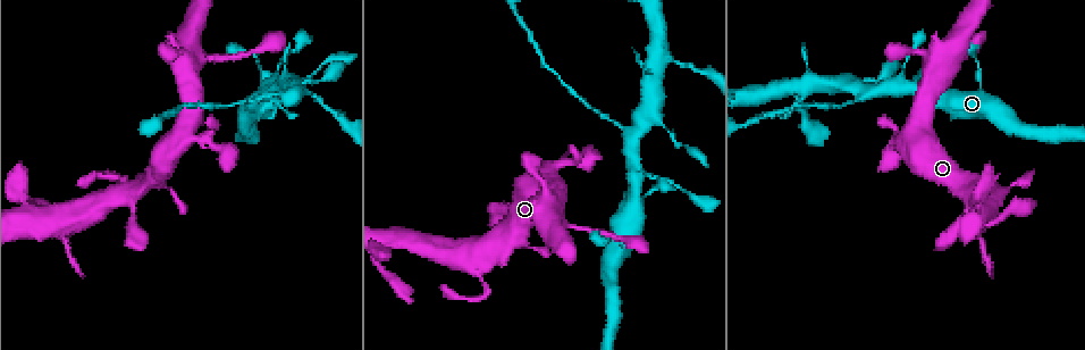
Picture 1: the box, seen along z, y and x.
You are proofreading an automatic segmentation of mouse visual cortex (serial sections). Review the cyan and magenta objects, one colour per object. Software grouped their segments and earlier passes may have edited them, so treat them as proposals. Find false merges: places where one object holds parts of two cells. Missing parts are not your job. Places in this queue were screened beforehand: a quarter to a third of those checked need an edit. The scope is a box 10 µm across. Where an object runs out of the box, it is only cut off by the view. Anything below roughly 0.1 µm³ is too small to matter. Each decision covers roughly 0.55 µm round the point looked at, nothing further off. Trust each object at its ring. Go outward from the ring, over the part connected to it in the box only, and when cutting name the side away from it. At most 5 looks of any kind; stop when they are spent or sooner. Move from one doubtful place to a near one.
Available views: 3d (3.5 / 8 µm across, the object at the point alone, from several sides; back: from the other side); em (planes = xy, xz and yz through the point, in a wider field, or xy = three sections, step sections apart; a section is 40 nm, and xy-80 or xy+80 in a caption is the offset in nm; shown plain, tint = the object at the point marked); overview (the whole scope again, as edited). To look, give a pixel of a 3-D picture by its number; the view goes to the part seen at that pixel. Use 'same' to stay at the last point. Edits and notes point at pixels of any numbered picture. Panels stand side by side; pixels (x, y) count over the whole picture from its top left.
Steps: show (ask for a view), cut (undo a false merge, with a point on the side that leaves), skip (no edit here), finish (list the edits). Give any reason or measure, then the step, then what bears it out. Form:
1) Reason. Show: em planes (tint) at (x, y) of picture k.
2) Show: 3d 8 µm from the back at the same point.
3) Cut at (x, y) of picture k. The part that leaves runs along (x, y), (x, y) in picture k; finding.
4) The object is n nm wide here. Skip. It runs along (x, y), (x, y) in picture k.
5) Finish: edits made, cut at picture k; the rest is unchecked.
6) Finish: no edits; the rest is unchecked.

Calibre changes. Show: 3d 3.5 µm at (610, 121) of picture 1.

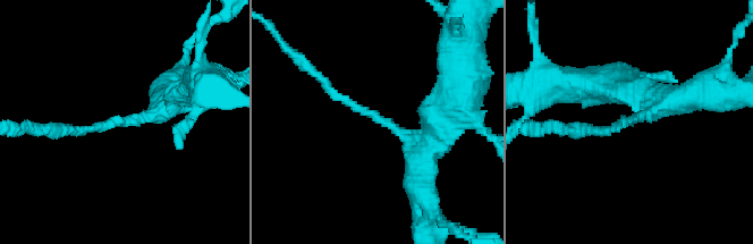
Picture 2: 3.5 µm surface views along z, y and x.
The arms are 150, 350 nm wide; now the EM. Show: em xy step 2 (tint) at (628, 121) of picture 2.

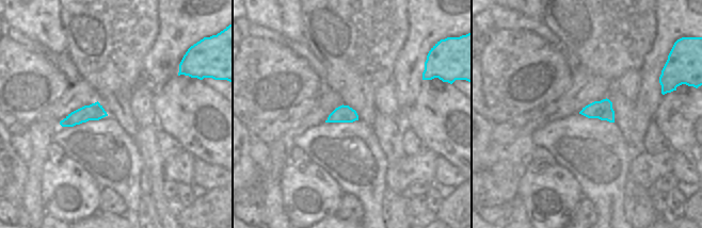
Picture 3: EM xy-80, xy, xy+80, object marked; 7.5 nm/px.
Cut at (333, 93) of picture 2. The part that leaves runs along (366, 111), (341, 100), (282, 44) in picture 2; two cells meet here.

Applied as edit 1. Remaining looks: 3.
Show: overview.

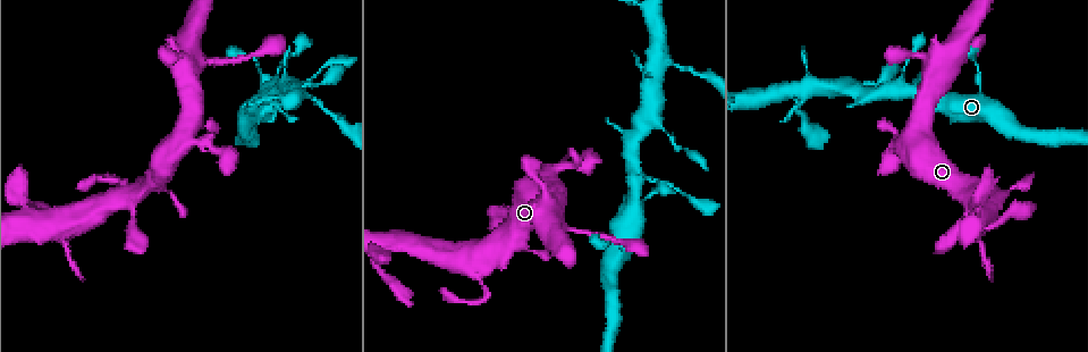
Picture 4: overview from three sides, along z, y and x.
Thin arm on a thick one. Show: 3d 3.5 µm at (656, 63) of picture 4.

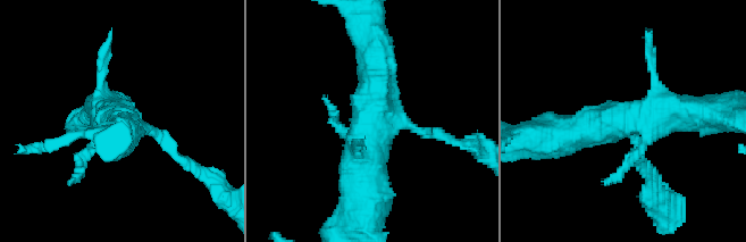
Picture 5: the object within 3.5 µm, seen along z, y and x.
Show: em xy step 1 (tint) at (374, 122) of picture 5.

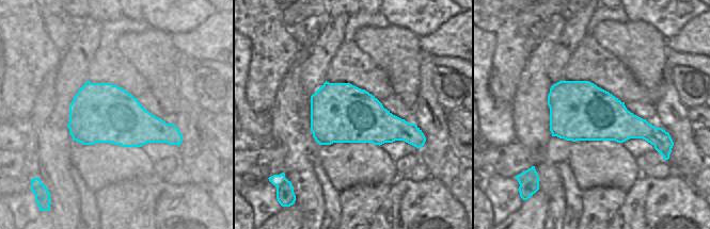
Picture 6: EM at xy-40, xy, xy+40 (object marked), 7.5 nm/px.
Skip. It runs along (698, 114), (617, 118), (559, 135) in picture 5; all the same cell.

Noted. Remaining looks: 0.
Finish: edits made, cut at picture 2; the rest is unchecked.

